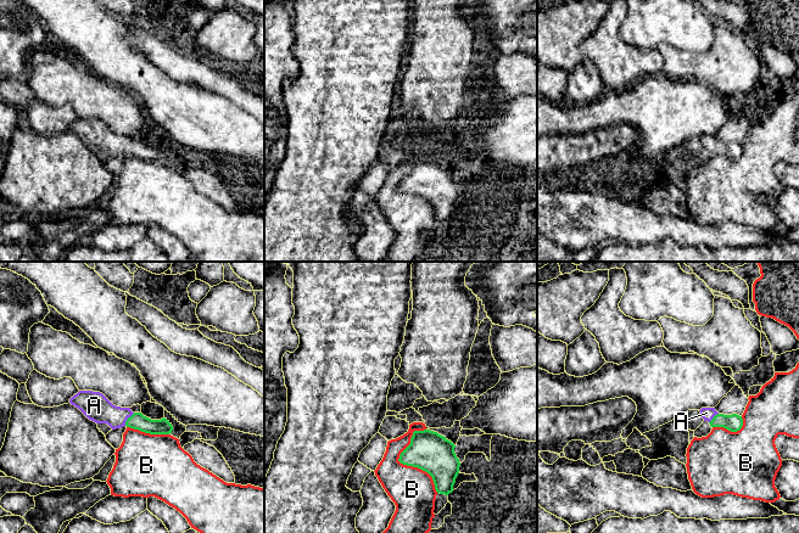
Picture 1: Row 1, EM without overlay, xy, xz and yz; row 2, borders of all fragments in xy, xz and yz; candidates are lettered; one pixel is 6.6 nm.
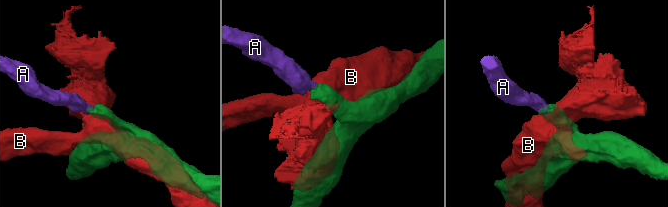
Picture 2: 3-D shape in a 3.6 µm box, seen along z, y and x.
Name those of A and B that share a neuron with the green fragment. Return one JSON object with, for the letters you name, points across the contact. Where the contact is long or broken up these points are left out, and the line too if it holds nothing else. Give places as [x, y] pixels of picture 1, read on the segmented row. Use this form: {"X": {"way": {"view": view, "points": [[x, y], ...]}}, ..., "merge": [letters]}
{"A": {"way": {"view": "xy", "points": [[138, 421], [128, 419], [113, 416], [94, 405]]}}, "merge": ["A"]}

